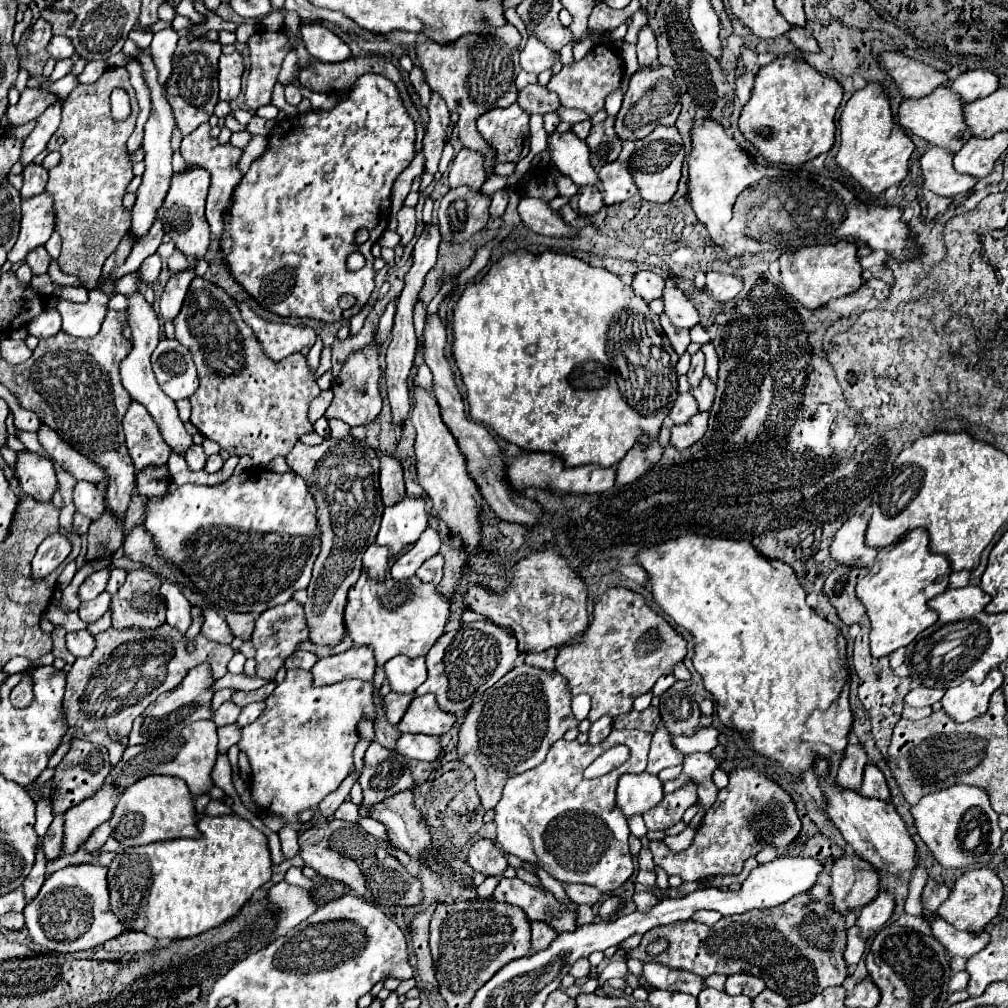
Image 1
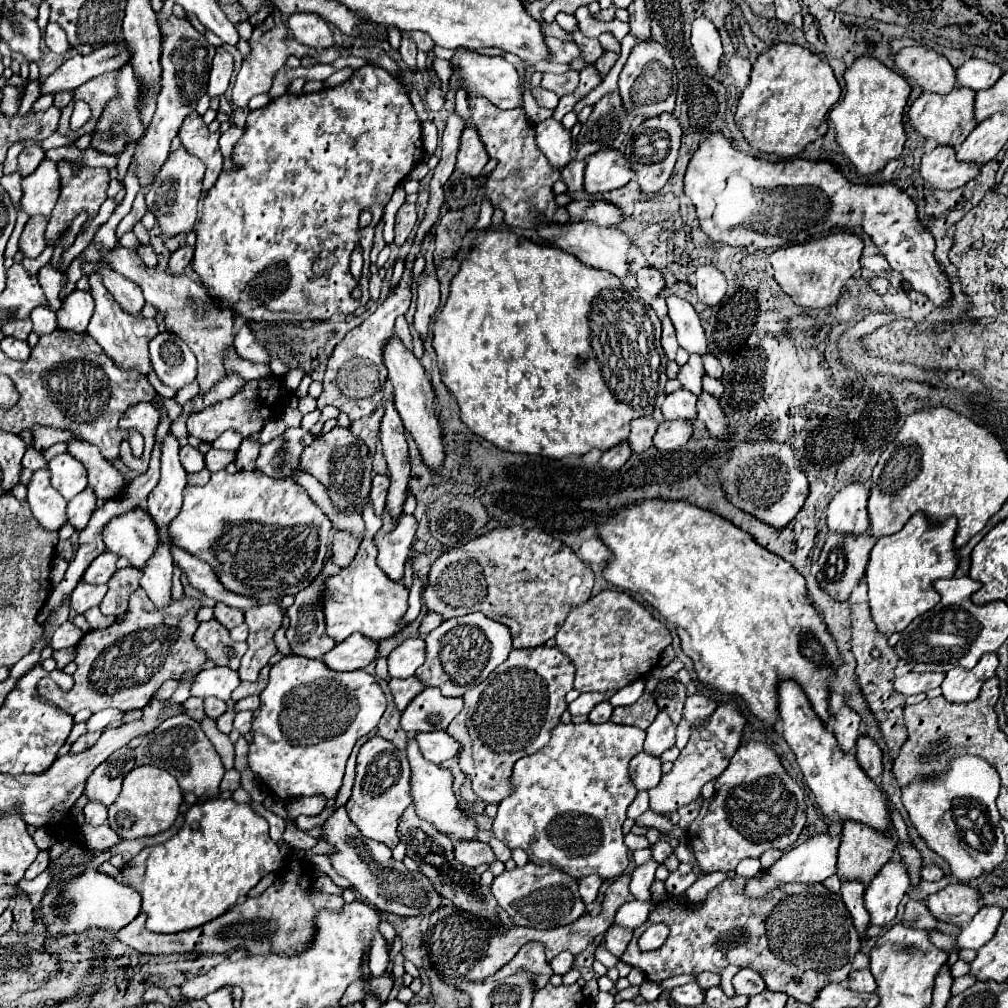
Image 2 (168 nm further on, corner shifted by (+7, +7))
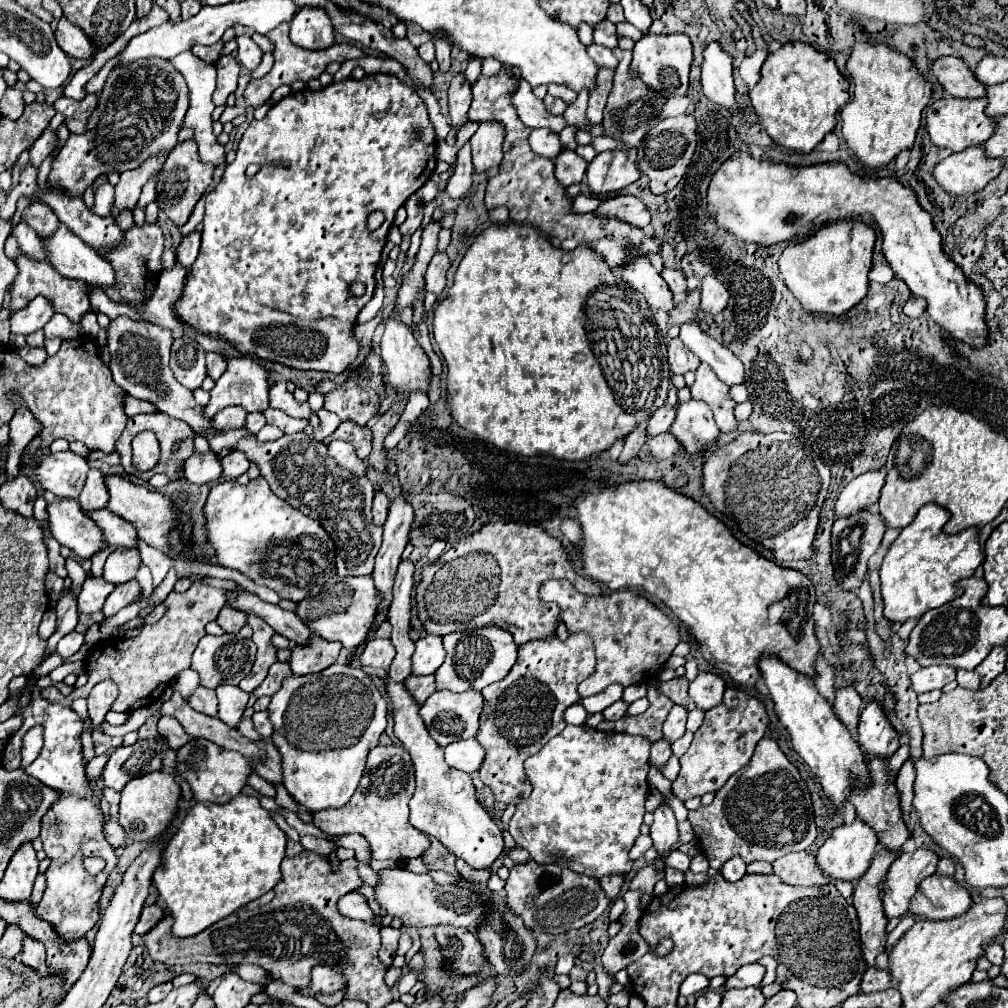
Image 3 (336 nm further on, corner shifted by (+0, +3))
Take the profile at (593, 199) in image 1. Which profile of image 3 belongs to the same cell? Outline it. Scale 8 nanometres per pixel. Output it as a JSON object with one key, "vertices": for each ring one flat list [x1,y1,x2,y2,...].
{"vertices":[[564,149,554,159,554,175,564,187,570,187,572,183,580,183,586,175,586,167,588,163,580,155,576,155,576,151,570,149]]}

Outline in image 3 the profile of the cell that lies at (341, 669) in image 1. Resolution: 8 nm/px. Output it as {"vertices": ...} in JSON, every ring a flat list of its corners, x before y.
{"vertices":[[374,637,368,641,366,649,362,651,362,655,358,655,358,663,362,663,362,667,370,665,370,667,380,667,380,669,388,669,390,663,394,659,394,647,390,643,390,639,380,639]]}

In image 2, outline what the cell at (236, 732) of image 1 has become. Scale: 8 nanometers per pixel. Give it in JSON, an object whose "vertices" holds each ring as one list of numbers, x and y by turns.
{"vertices":[[241,711,235,715,233,719,233,729,239,731,241,735,247,735,249,729,251,729,251,719,253,719,253,713,251,711]]}

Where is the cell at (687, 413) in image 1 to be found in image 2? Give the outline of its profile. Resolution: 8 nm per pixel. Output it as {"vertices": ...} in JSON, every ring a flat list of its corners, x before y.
{"vertices":[[679,389,675,393,669,393,661,405,663,417,669,421,673,421,673,419,695,419,695,415,697,415,695,401,697,401,697,397,687,389]]}

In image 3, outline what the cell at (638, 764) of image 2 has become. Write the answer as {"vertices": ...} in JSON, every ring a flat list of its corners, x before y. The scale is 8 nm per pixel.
{"vertices":[[662,737,660,741,654,741,652,743,652,751,650,751,650,761,652,761,652,765,656,767,656,769,660,769,666,761,668,761,668,757,672,755,672,751,670,751,670,743]]}

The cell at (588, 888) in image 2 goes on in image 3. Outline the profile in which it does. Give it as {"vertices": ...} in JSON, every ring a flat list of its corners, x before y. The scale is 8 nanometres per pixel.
{"vertices":[[606,875,600,879,600,885,610,899,614,899,620,893,622,883,624,883,624,875]]}

